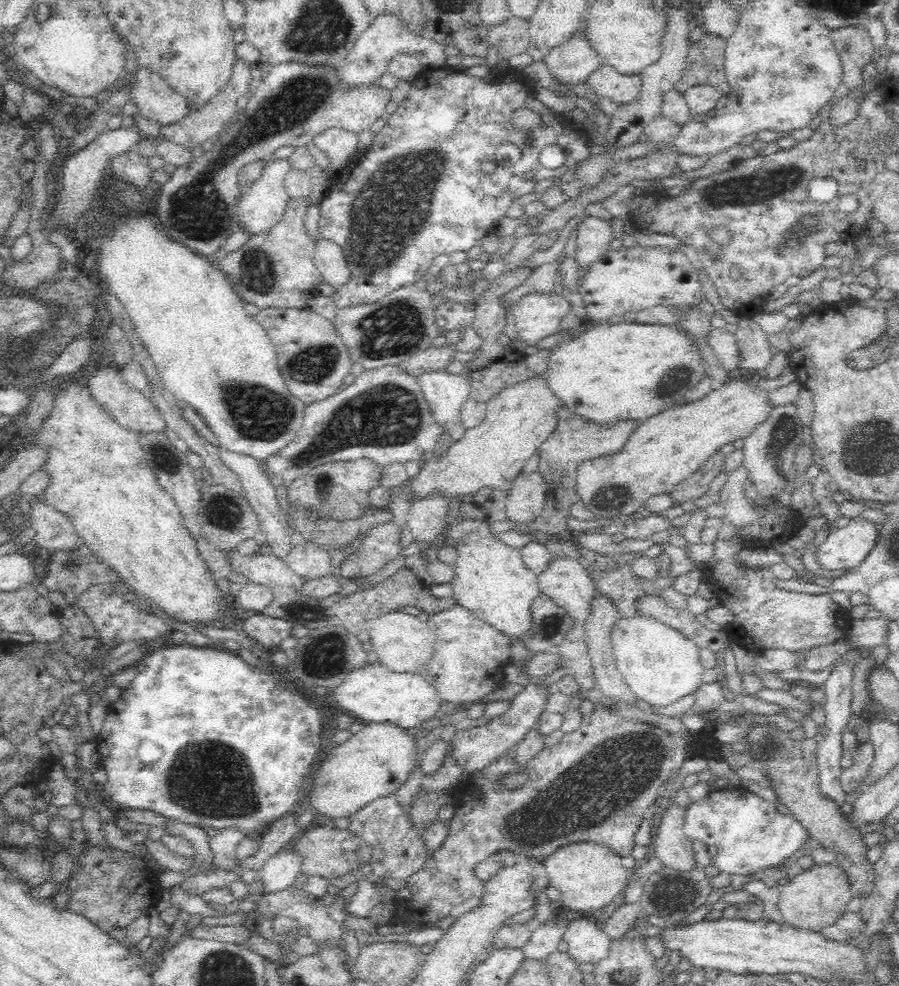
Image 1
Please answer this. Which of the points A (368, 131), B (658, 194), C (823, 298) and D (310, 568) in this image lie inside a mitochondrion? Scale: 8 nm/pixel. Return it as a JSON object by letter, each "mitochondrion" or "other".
{"A":"other","B":"other","C":"other","D":"other"}

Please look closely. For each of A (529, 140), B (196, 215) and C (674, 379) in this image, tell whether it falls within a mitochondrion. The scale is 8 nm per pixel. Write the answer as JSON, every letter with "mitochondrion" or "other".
{"A":"other","B":"mitochondrion","C":"mitochondrion"}

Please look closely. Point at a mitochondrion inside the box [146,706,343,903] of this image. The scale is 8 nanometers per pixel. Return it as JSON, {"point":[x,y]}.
{"point":[197,780]}

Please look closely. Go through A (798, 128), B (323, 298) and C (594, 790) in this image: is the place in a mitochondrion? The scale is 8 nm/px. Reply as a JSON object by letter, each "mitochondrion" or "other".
{"A":"other","B":"other","C":"mitochondrion"}

